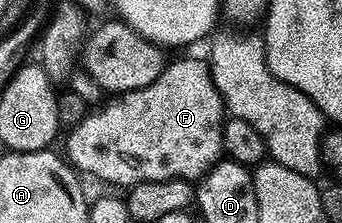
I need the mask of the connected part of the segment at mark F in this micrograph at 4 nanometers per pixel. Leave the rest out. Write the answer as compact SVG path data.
M182 57L179 61L174 61L163 68L162 74L159 75L152 83L148 83L148 87L140 87L133 89L127 93L117 94L113 99L107 100L101 107L95 108L93 111L87 112L78 125L69 130L70 138L66 141L65 156L68 158L75 170L81 171L83 174L95 173L102 181L107 181L110 185L123 185L129 187L139 185L145 181L167 181L173 177L180 178L181 181L191 183L197 182L205 175L213 165L218 164L223 156L224 150L222 147L222 127L224 124L224 106L222 104L222 96L216 87L216 83L210 74L209 64L205 60L202 61L198 57Z

